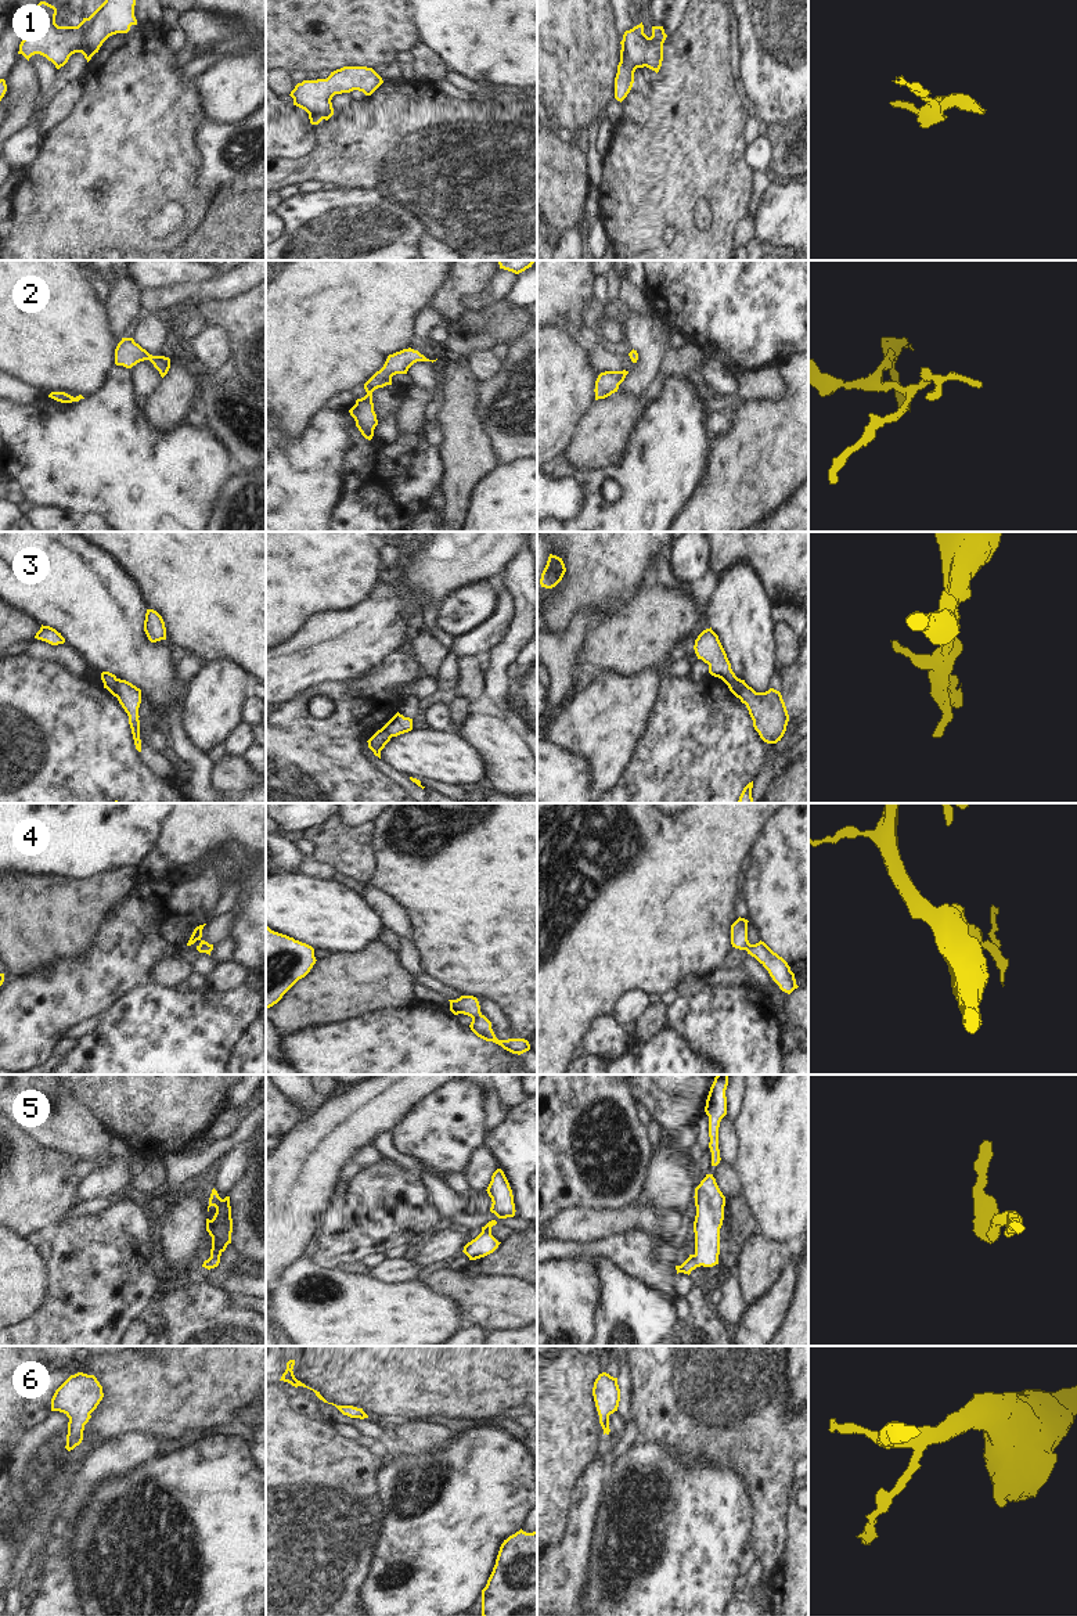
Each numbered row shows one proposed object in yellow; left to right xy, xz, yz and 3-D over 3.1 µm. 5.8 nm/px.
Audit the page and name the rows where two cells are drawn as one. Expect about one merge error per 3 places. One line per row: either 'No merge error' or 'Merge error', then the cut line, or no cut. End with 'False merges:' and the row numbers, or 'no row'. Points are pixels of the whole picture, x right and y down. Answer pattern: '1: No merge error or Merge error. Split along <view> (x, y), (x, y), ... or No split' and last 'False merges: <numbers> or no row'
1: No merge error. No split
2: No merge error. No split
3: Merge error. Split along yz (737, 679), (739, 697)
4: No merge error. No split
5: No merge error. No split
6: No merge error. No split
False merges: 3.

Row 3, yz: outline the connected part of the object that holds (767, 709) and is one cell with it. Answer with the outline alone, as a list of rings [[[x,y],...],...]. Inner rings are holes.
[[[738,679],[741,685],[739,699],[746,705],[753,720],[753,727],[767,744],[777,744],[786,731],[789,715],[779,691],[770,688],[756,692],[745,680]]]

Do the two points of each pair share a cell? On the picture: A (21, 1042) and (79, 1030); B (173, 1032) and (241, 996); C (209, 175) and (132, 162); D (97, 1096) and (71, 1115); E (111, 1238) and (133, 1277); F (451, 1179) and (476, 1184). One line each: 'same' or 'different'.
A: different
B: same
C: different
D: different
E: same
F: different

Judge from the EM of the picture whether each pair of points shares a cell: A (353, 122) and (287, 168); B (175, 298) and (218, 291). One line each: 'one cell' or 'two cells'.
A: one cell
B: one cell

